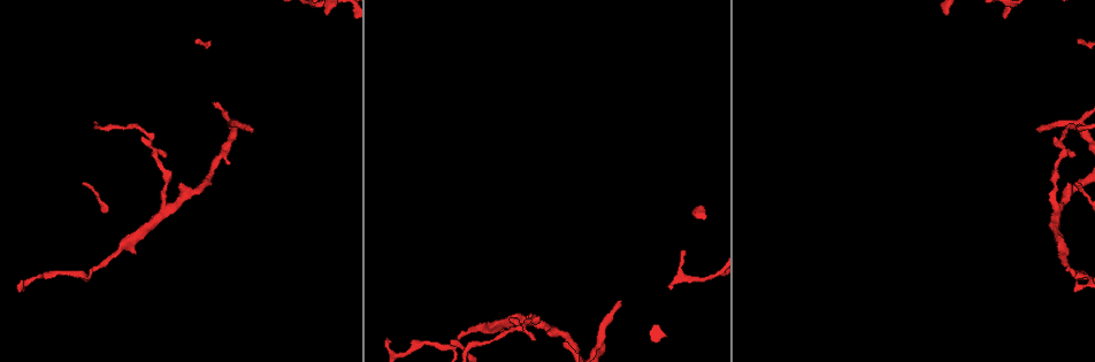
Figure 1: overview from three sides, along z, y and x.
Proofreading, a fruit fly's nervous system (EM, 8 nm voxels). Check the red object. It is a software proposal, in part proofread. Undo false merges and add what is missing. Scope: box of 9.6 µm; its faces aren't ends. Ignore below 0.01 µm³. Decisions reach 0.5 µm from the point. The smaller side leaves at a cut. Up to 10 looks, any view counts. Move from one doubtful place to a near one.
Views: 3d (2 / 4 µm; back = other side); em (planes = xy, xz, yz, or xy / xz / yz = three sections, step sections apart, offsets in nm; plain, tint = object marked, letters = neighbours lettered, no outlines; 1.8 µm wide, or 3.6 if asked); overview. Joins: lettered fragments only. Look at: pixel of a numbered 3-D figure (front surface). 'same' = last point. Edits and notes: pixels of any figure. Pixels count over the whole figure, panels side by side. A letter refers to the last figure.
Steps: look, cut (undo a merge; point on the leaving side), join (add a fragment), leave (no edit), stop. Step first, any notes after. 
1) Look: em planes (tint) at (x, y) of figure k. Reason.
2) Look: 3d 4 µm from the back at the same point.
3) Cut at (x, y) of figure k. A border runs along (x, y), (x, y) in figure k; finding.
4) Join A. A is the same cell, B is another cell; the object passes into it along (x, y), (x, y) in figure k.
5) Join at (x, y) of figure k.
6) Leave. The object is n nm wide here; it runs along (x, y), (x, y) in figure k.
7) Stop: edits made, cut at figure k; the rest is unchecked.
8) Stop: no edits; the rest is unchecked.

Look: em 3.6 µm planes (plain) at (542, 322) of figure 1.

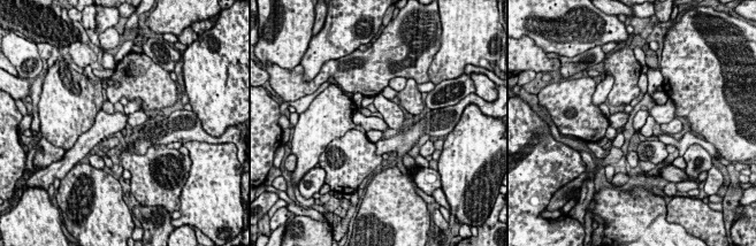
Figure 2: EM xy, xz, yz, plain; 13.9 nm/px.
Look: em 3.6 µm planes (letters) at the same point.

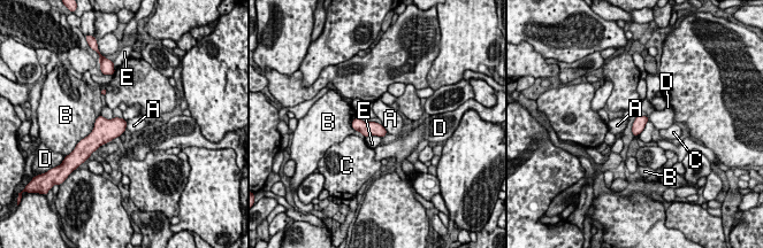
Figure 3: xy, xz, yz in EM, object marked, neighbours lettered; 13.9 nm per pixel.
Leave. A, B, C, D and E are other cells; a border runs along (381, 123), (388, 132) in figure 3; all the same neuron.

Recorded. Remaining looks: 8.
Look: em planes (tint) at (1040, 132) of figure 1.

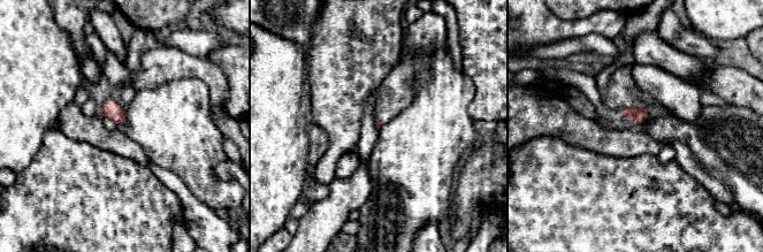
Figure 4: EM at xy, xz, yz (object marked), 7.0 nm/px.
Look: em planes (letters) at the same point. See the neighbours.

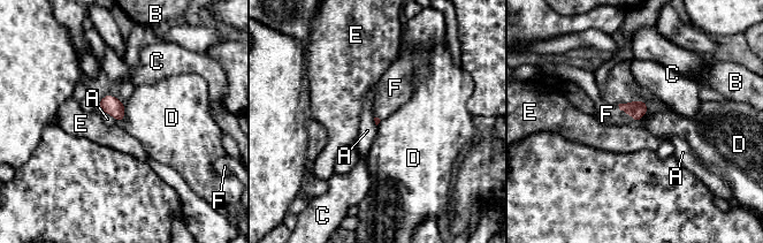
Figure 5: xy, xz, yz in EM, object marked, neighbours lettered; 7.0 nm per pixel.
Join at (607, 114) of figure 5. F is the same cell, A, B, C, D and E are other cells; the object passes into it along (638, 108), (627, 114), (607, 114) in figure 5; the neuron continues.

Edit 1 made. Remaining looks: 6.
Look: overview.

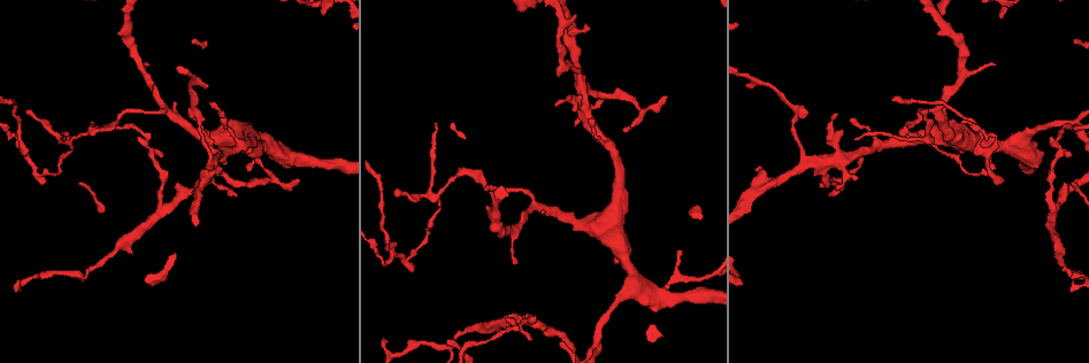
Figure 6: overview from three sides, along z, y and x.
Look: 3d 4 µm at (667, 98) of figure 6.

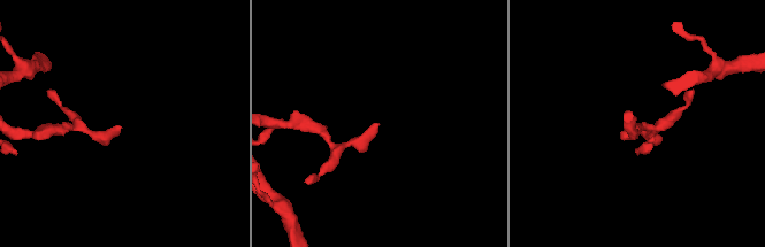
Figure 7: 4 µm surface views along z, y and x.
Look: em planes (letters) at (379, 125) of figure 7.

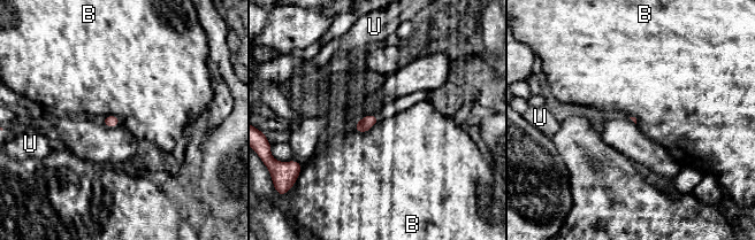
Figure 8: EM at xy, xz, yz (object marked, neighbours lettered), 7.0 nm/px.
Leave. B and U are other cells; a border runs along (380, 117), (364, 132), (353, 128) in figure 8; no lettered fragment goes on from it.

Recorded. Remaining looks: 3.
Look: 3d 2 µm at (214, 159) of figure 6. Calibre changes.

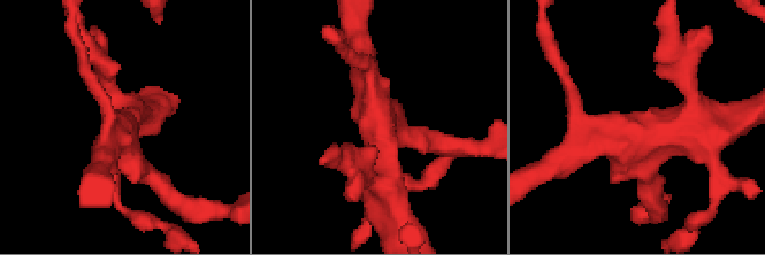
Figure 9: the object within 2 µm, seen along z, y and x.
Look: em 3.6 µm planes (tint) at (642, 133) of figure 9. Need the tissue.

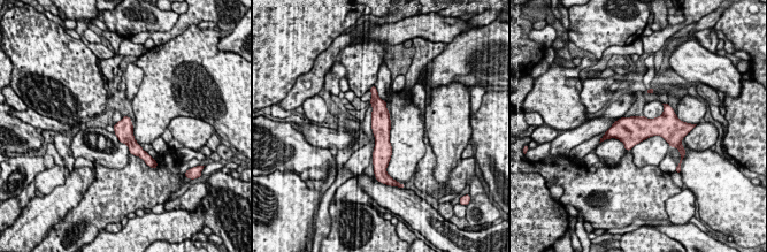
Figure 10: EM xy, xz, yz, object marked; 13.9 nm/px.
Look: em 3.6 µm planes (letters) at the same point.

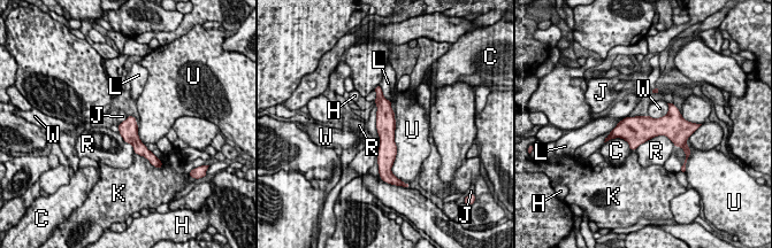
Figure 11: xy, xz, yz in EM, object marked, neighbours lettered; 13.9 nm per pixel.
Leave. The object is 260 nm wide here; C, H, J, K, L, R, U and W are other cells; it runs along (379, 95), (386, 121), (384, 161) in figure 11; all the same neuron.

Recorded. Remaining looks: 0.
Stop: edits made, join at figure 5; the rest is unchecked.

